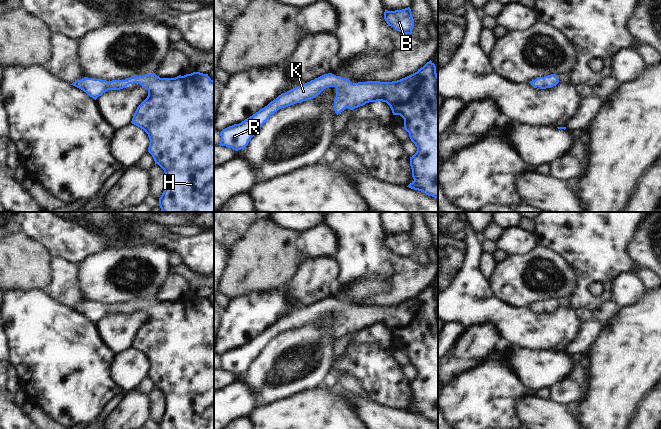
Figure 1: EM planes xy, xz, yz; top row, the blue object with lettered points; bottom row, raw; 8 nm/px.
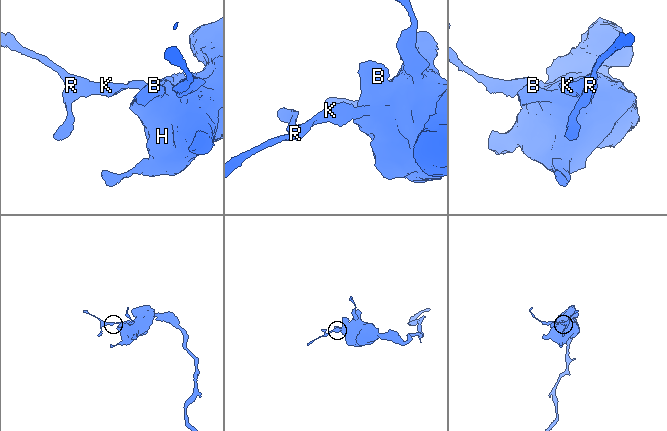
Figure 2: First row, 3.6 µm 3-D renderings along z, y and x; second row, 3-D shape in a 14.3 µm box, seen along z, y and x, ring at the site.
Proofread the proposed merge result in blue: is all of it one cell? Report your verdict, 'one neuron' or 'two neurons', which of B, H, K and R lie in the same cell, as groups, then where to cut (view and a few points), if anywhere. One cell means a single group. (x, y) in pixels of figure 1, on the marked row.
one neuron | B H K R | no cut

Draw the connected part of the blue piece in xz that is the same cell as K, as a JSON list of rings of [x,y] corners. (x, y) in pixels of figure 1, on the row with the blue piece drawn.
[[[431,60],[417,72],[392,82],[367,81],[352,84],[347,78],[332,73],[324,74],[282,93],[241,123],[223,129],[220,132],[220,146],[226,146],[235,151],[244,149],[269,117],[279,109],[311,100],[328,87],[336,88],[334,111],[337,115],[345,108],[353,110],[369,102],[382,101],[390,106],[393,115],[400,115],[404,119],[404,129],[409,133],[411,141],[417,147],[416,153],[410,157],[414,181],[407,187],[438,199],[438,75],[436,66]]]

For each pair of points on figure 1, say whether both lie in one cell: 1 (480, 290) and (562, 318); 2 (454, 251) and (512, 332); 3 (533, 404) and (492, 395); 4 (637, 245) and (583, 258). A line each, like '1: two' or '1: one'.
1: one
2: one
3: two
4: two

